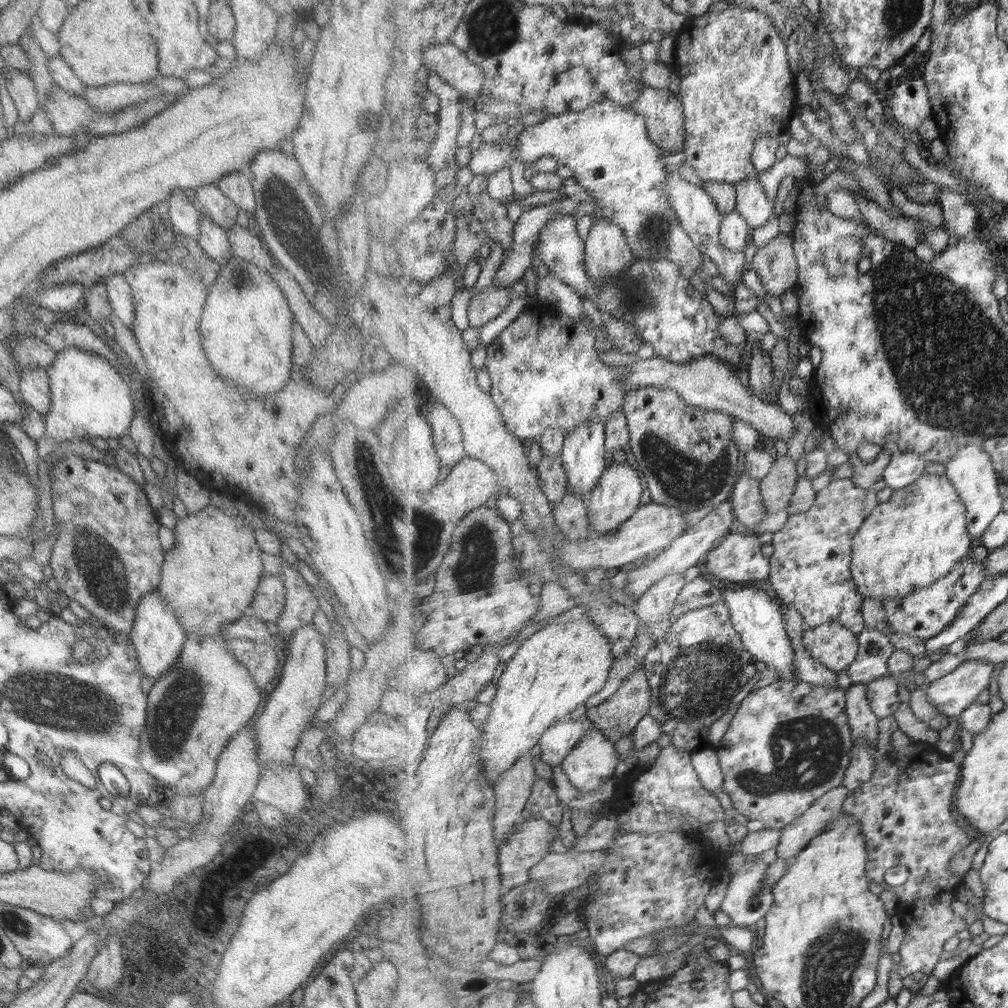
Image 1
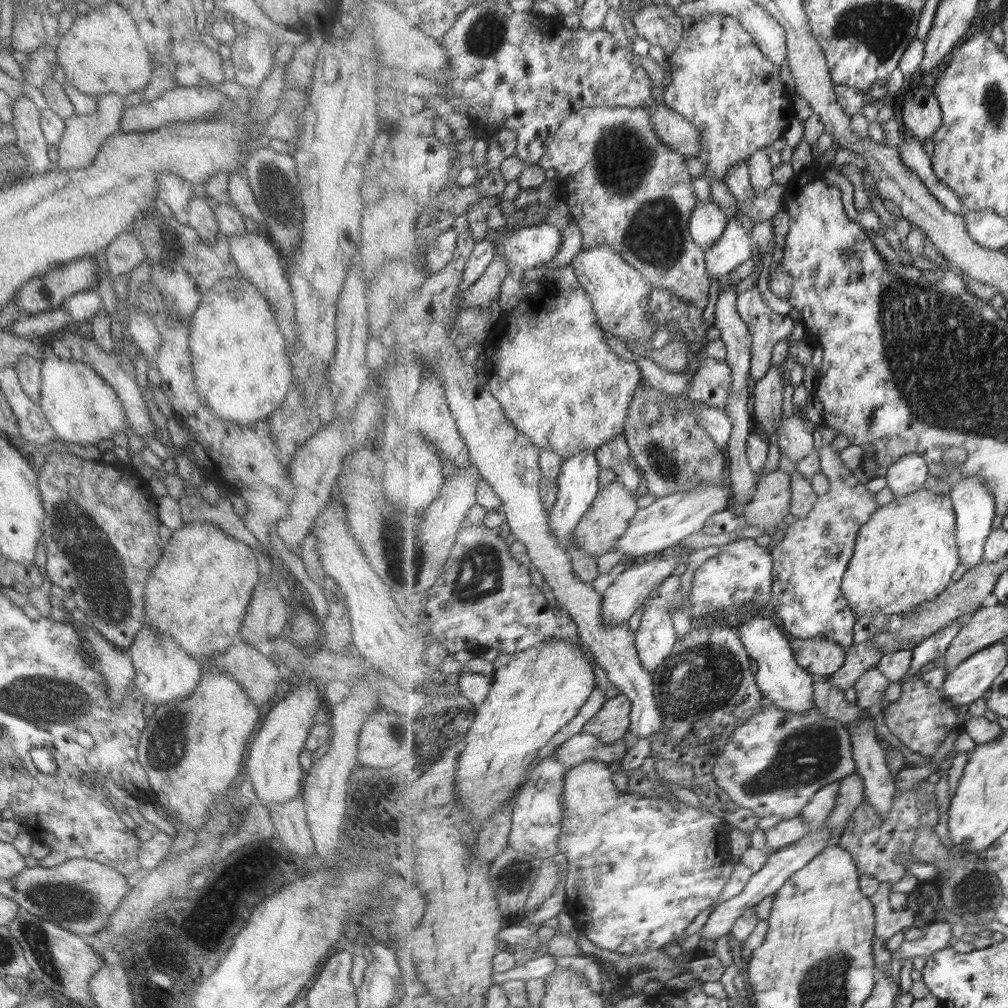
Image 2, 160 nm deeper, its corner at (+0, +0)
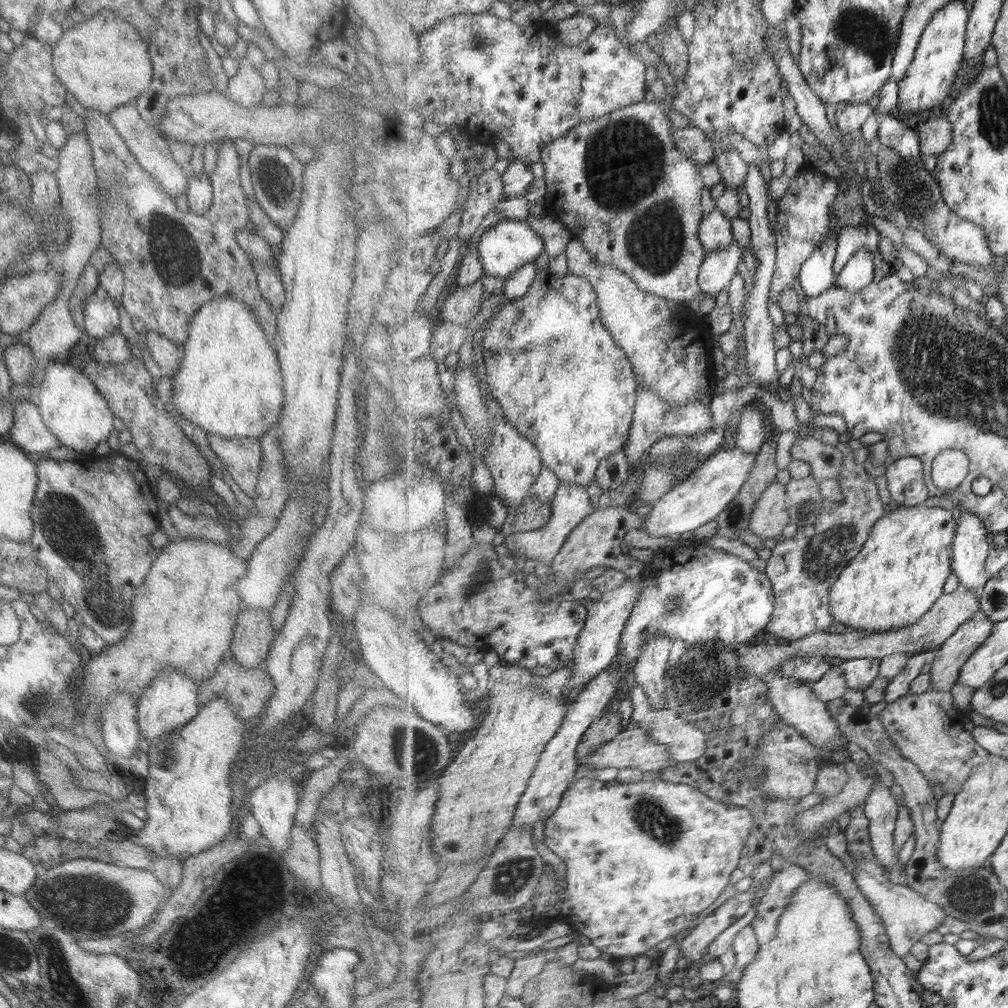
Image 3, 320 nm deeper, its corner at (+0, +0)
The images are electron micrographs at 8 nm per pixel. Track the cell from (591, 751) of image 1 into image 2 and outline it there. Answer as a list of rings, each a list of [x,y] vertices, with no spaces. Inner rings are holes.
[[[590,760],[567,771],[563,796],[566,808],[562,831],[558,840],[559,853],[567,856],[568,863],[565,910],[575,921],[575,930],[582,931],[596,947],[625,955],[645,954],[653,950],[663,949],[670,943],[676,943],[682,938],[683,932],[689,928],[689,924],[721,896],[725,884],[731,880],[731,874],[735,870],[735,863],[738,858],[731,854],[728,824],[723,817],[713,814],[703,804],[700,807],[693,807],[681,802],[681,800],[677,801],[677,799],[676,801],[669,801],[665,798],[649,798],[644,794],[629,793],[626,790],[619,791],[611,780],[613,773],[613,766],[600,760]]]

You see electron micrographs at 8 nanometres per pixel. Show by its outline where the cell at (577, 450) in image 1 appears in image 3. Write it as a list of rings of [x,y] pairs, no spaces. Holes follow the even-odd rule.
[[[562,483],[552,501],[552,517],[549,519],[549,523],[539,531],[511,534],[505,539],[505,547],[515,555],[550,564],[565,546],[571,532],[578,528],[589,515],[595,513],[596,506],[589,498],[586,489],[587,487],[583,487],[583,485]]]

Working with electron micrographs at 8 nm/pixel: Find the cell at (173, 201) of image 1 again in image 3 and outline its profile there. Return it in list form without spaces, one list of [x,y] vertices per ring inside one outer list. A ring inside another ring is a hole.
[[[133,102],[123,104],[114,108],[106,115],[111,127],[115,133],[121,138],[129,154],[135,159],[135,162],[151,177],[154,178],[156,184],[169,195],[175,198],[180,194],[184,194],[187,184],[189,171],[187,167],[177,164],[172,159],[172,154],[168,149],[167,142],[155,128],[145,124],[138,115],[137,109]]]

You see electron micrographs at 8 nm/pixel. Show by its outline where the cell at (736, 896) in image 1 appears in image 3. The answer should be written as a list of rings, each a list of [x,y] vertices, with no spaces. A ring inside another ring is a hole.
[[[749,925],[746,926],[739,934],[735,943],[733,943],[732,950],[736,954],[736,964],[733,970],[726,975],[726,981],[735,984],[741,981],[743,977],[743,970],[747,969],[749,965],[753,964],[757,953],[759,953],[759,946],[761,946],[757,940],[756,932],[754,928]]]

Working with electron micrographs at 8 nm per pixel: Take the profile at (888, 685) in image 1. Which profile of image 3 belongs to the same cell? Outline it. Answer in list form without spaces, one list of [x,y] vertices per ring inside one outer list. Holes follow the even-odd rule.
[[[858,658],[839,661],[838,667],[843,671],[848,688],[862,692],[880,676],[880,664],[878,658]]]

